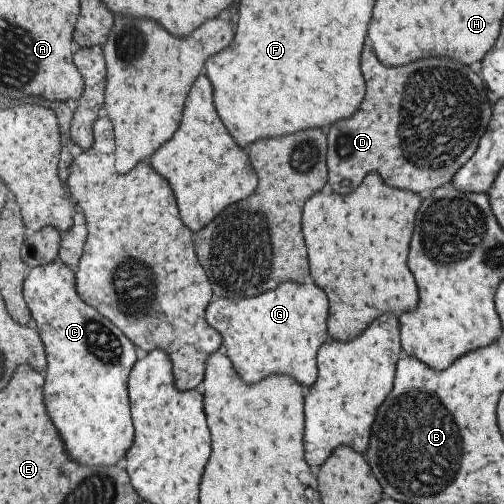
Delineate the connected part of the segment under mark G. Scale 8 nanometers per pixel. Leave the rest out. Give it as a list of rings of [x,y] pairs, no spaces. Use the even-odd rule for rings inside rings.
[[[283,282],[273,290],[251,298],[229,300],[217,297],[217,300],[211,301],[205,307],[203,316],[205,322],[219,333],[225,356],[229,358],[237,376],[241,376],[241,380],[245,380],[247,384],[259,382],[263,376],[269,374],[293,376],[305,388],[315,380],[315,350],[321,342],[325,342],[327,336],[327,328],[323,322],[323,318],[327,318],[327,300],[323,298],[323,290],[315,284]]]

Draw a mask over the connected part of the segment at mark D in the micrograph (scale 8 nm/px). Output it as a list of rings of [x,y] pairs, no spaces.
[[[367,44],[361,50],[361,74],[367,86],[367,98],[360,104],[359,112],[351,114],[347,120],[337,120],[337,124],[331,124],[327,130],[327,184],[333,192],[349,194],[369,170],[379,172],[385,184],[411,192],[431,190],[450,182],[455,170],[473,154],[491,116],[492,106],[487,102],[485,92],[487,88],[479,76],[471,72],[471,68],[449,58],[423,58],[405,66],[385,68]]]

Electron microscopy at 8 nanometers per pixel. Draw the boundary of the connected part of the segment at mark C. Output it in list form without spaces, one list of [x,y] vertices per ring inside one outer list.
[[[56,258],[45,266],[30,268],[22,284],[22,296],[31,316],[31,323],[39,334],[45,350],[45,368],[42,373],[42,399],[49,418],[65,444],[65,450],[79,464],[113,466],[121,459],[133,442],[129,400],[125,380],[129,368],[137,362],[140,352],[113,326],[101,318],[99,312],[81,302],[74,287],[73,270]]]

